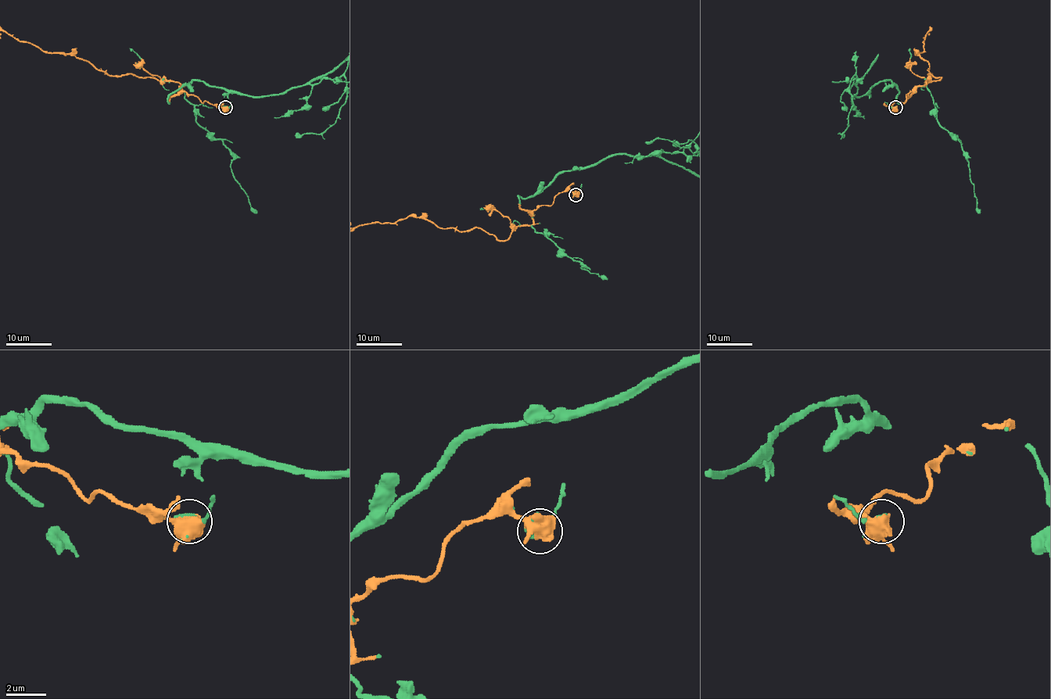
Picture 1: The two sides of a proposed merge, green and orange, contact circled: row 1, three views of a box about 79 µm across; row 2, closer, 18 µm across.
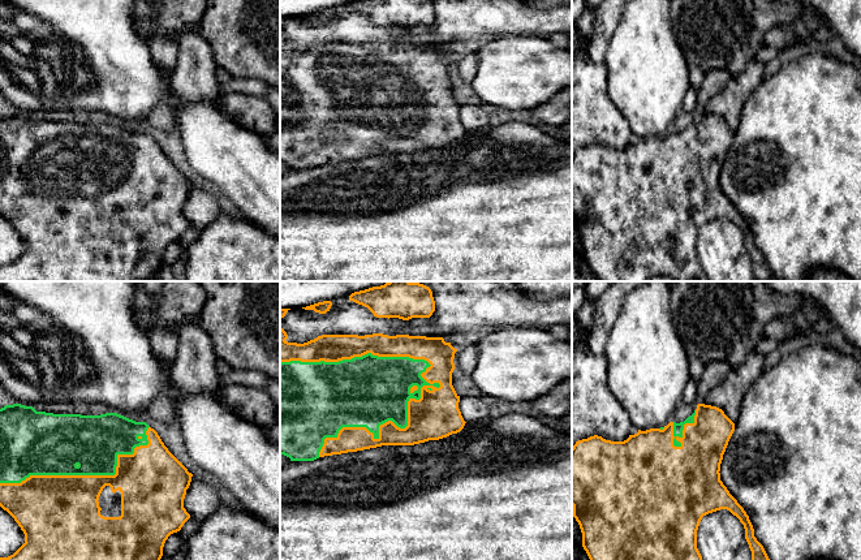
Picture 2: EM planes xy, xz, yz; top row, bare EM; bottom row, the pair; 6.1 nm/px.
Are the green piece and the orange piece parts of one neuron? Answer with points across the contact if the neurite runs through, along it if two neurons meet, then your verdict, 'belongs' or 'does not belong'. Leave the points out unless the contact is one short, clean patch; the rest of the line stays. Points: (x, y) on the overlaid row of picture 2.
belongs

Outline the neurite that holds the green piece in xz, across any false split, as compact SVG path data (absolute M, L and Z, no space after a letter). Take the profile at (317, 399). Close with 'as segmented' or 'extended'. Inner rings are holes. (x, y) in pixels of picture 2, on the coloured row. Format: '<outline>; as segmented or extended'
M280 328L280 455L290 461L439 440L466 423L452 385L457 349L443 337L322 335L303 344L287 339Z; extended

